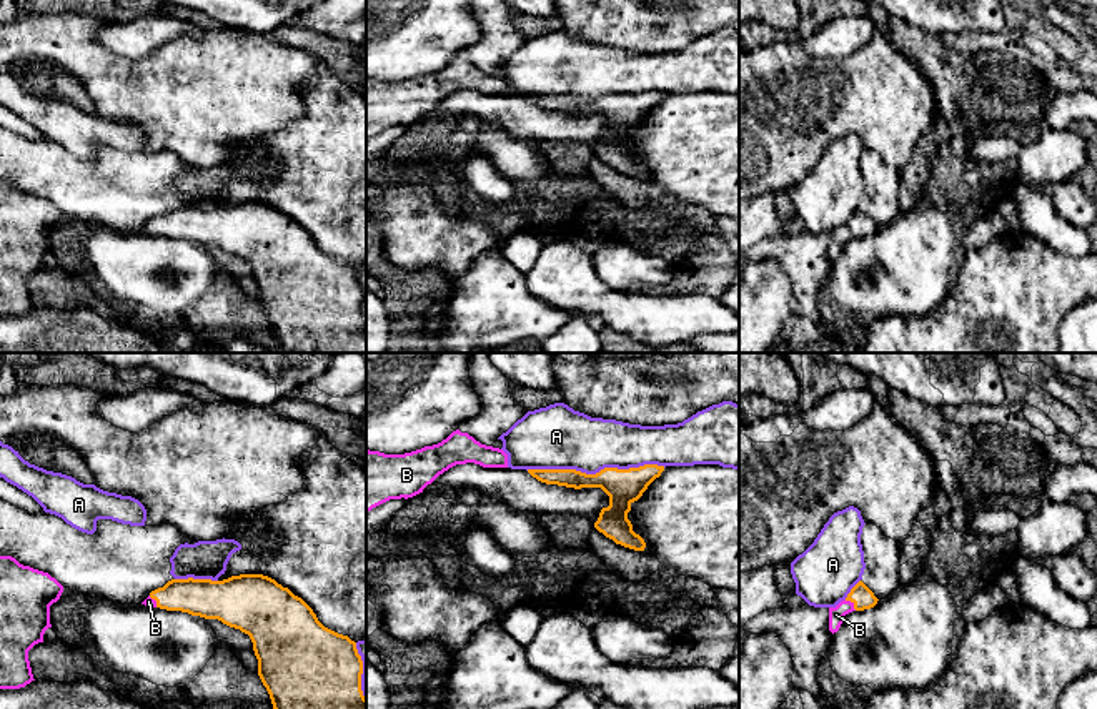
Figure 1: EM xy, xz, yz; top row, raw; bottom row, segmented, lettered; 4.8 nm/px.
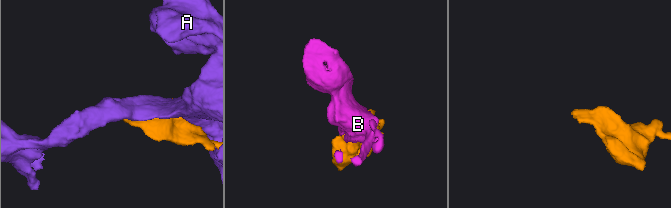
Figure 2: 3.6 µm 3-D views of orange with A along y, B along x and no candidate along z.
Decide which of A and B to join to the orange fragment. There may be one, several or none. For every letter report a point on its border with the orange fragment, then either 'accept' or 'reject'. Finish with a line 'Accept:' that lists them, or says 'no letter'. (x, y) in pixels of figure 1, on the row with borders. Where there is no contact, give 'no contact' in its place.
A: contact xz (596, 473); reject
B: contact yz (851, 601); accept
Accept: B

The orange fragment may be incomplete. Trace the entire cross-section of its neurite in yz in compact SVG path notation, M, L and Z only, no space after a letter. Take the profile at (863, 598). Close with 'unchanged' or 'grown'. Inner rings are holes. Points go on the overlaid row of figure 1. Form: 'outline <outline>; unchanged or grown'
outline M859 581L844 601L841 601L836 607L829 607L829 631L832 634L837 632L846 614L871 609L877 604L877 601L879 599L874 592Z; grown

